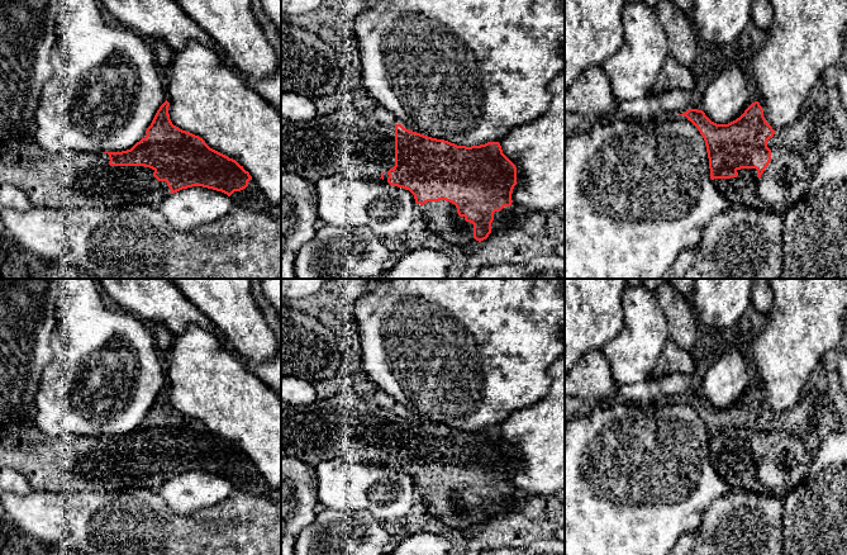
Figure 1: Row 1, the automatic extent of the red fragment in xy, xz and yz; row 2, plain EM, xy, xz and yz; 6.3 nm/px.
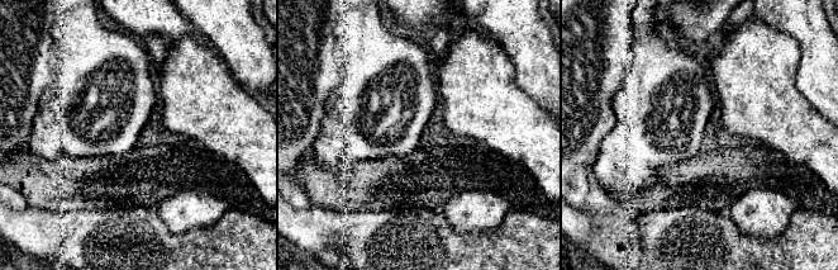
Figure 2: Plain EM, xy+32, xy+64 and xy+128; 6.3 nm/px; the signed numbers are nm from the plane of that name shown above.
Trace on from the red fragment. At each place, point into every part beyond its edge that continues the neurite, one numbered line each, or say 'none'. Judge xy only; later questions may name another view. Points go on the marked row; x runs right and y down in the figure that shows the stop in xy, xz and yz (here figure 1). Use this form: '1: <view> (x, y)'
1: xy (71, 180)
2: xy (252, 198)

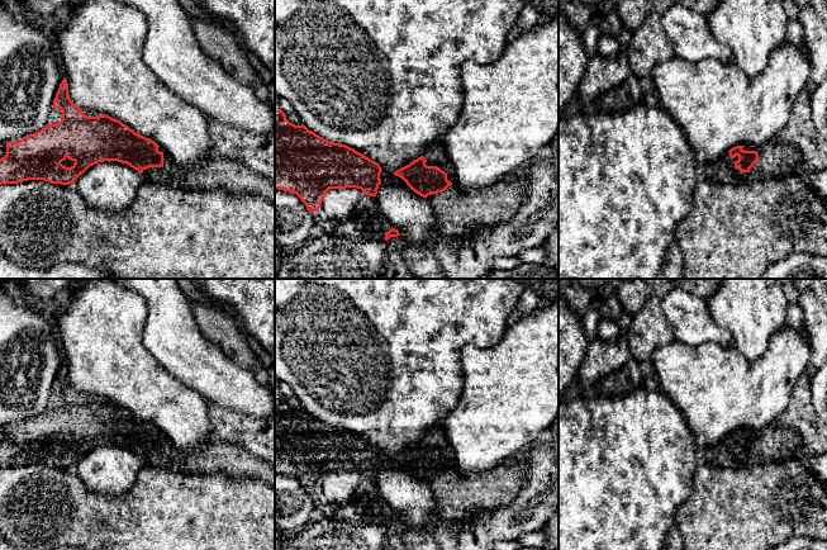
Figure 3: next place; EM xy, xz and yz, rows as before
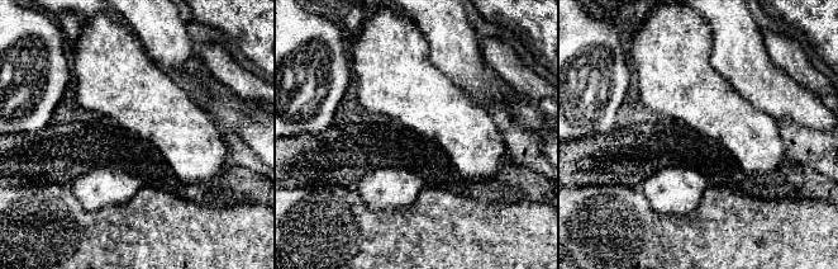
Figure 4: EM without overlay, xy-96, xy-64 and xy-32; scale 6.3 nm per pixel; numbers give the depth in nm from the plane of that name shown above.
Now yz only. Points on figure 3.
1: yz (775, 157)

